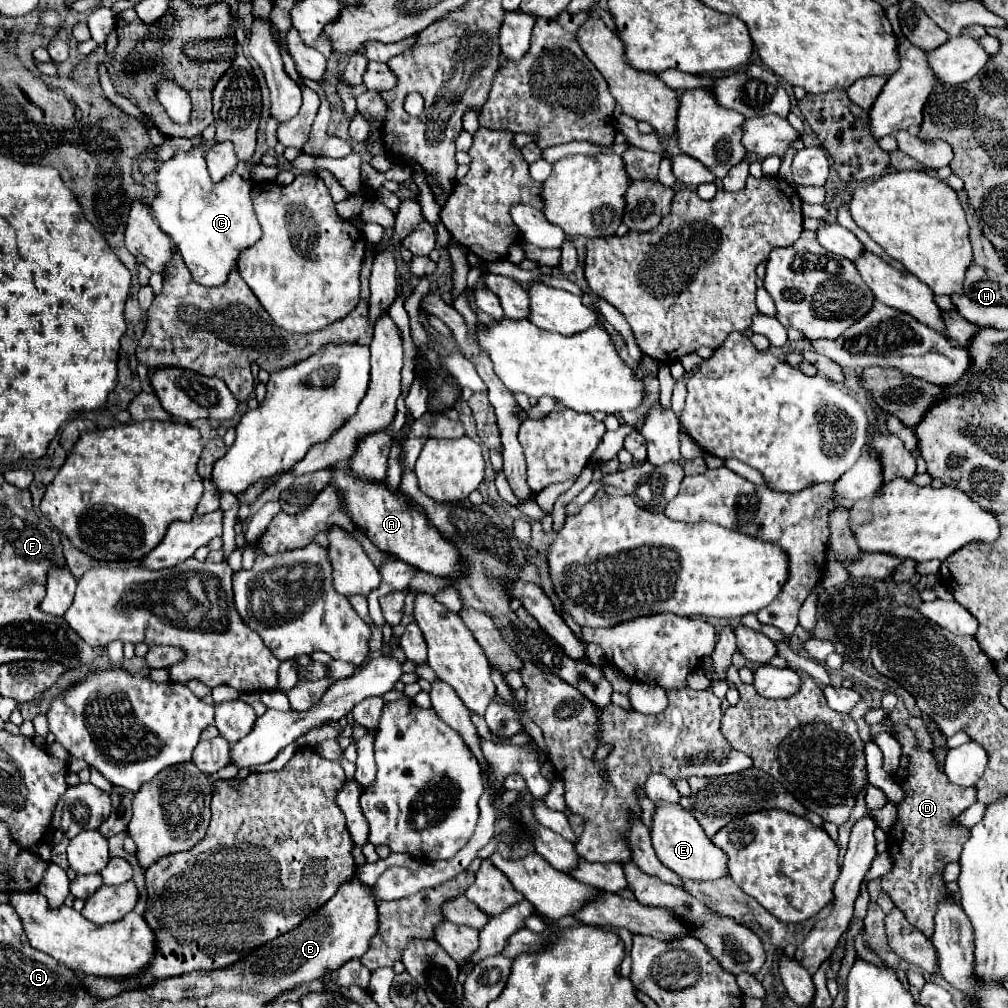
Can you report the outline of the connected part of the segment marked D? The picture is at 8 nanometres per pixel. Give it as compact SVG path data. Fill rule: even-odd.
M899 727L897 739L903 745L903 757L901 767L895 773L895 781L903 785L905 801L899 805L899 819L889 833L889 853L895 865L881 879L881 887L885 893L889 893L895 907L903 911L907 921L917 927L925 937L931 937L935 929L933 919L939 903L953 899L959 905L959 895L947 889L941 875L947 863L959 861L963 843L969 837L969 831L955 827L971 829L975 823L981 821L985 805L975 803L975 787L959 787L947 779L947 775L937 767L933 755L917 747L915 735L909 727ZM961 811L963 815L959 815ZM951 823L955 827L951 827Z

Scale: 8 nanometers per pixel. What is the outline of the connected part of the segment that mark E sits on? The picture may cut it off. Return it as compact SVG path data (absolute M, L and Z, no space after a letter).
M659 805L653 815L653 829L651 829L651 841L657 851L659 861L675 871L681 879L691 881L717 881L725 875L729 875L727 867L727 855L711 843L711 839L703 833L697 819L685 811L681 805Z

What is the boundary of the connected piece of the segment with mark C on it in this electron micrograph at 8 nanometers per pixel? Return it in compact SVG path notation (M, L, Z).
M197 143L189 151L175 151L173 157L167 159L157 169L155 185L157 185L157 195L151 201L153 215L159 221L159 227L177 245L193 279L205 287L223 285L223 281L227 281L227 273L235 267L237 253L245 247L251 247L261 237L261 229L259 229L257 217L251 207L251 199L249 199L251 183L243 179L239 173L229 173L219 183L211 181L207 165L205 165L205 143Z

